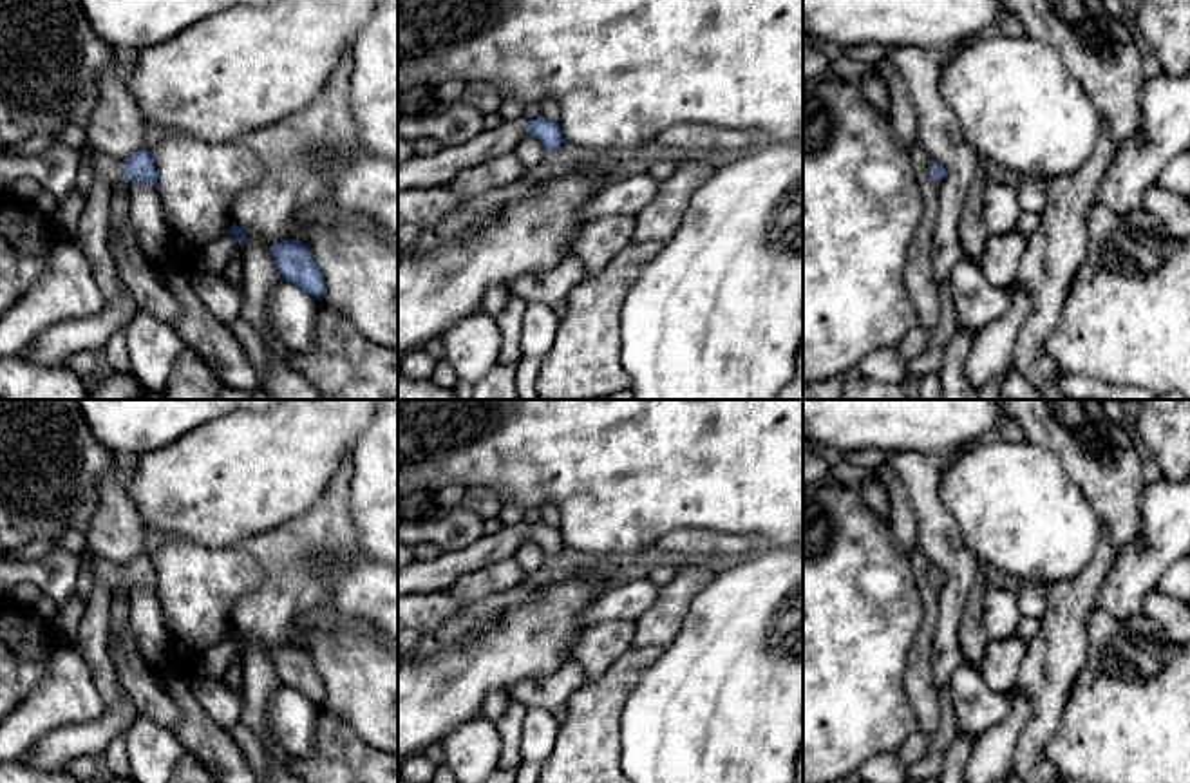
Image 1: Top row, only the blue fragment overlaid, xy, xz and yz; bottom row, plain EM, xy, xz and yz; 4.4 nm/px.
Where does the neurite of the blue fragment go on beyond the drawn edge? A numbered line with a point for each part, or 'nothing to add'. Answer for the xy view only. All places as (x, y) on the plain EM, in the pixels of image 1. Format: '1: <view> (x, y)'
1: xy (107, 574)

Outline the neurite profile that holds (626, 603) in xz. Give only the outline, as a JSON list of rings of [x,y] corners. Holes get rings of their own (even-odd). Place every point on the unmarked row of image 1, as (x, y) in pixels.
[[[635,579],[628,584],[606,591],[582,613],[579,624],[582,627],[590,627],[600,622],[635,622],[642,613],[646,613],[655,604],[656,595],[658,586],[655,586],[647,579]]]

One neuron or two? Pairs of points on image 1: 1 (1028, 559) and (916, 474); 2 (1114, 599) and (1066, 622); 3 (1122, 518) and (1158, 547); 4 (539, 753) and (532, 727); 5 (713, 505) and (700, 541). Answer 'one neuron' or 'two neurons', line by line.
1: two neurons
2: two neurons
3: two neurons
4: one neuron
5: two neurons

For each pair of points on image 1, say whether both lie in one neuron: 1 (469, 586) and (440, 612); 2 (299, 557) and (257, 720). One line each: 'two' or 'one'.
1: two
2: one

